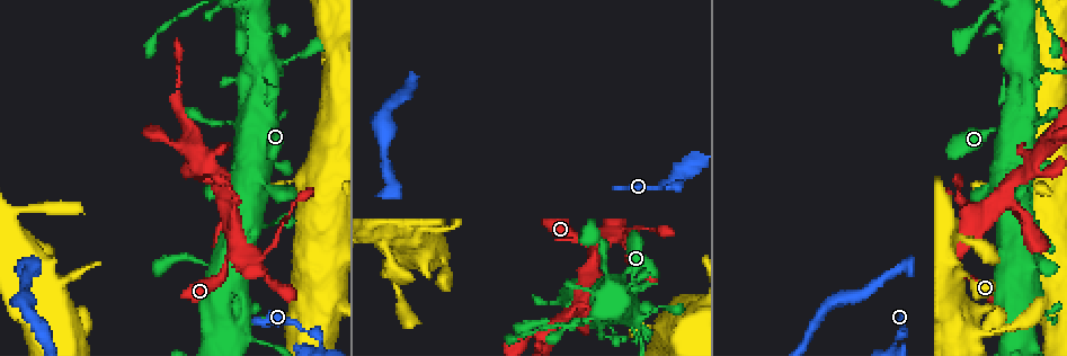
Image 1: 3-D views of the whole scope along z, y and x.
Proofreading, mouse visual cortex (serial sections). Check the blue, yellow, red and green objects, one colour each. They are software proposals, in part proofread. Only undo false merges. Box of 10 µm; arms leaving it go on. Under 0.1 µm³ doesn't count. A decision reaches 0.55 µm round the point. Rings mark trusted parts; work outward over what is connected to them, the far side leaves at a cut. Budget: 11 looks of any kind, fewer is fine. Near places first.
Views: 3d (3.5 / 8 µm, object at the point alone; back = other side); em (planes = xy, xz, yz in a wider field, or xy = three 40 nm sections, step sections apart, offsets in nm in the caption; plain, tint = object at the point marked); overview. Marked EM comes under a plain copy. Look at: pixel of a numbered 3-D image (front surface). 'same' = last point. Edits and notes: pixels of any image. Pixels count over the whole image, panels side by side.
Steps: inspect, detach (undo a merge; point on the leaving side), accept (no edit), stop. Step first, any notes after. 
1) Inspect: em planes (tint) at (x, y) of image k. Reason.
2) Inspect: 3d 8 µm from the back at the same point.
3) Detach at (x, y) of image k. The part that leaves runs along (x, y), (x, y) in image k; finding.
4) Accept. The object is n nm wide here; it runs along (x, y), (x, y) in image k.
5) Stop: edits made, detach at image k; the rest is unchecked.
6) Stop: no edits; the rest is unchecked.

Inspect: 3d 3.5 µm at (902, 337) of image 1. Sharp bend.

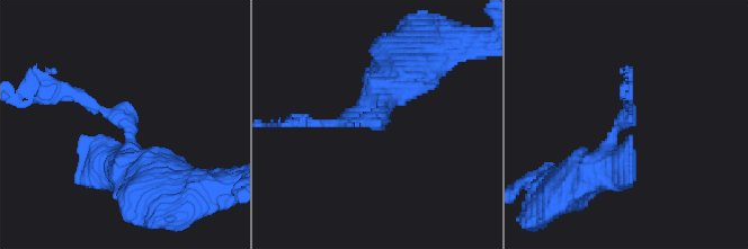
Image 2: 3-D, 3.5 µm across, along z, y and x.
Accept. It runs along (58, 87), (123, 118), (131, 160), (148, 160) in image 2; one cell here.

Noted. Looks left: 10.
Inspect: 3d 3.5 µm at (232, 251) of image 1. Three-way junction.

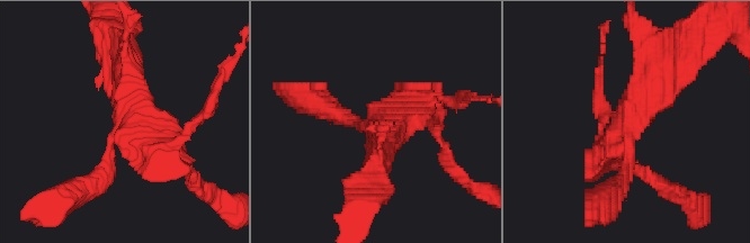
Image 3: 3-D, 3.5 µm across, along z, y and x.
Inspect: em xy step 5 (tint) at (128, 127) of image 3.

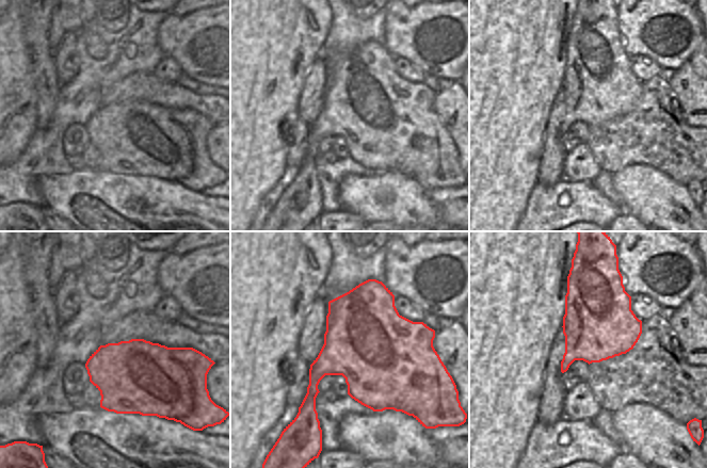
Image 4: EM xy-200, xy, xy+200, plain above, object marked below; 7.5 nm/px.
Inspect: em planes (tint) at the same point.

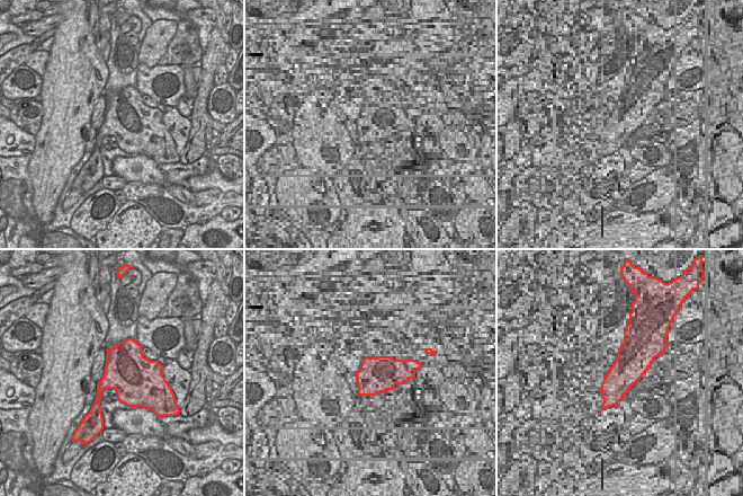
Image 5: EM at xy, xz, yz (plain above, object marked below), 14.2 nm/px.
Accept. It runs along (616, 185), (662, 63) in image 3; all the same cell.

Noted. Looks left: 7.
Inspect: 3d 3.5 µm at (1033, 268) of image 1. Abrupt turn.

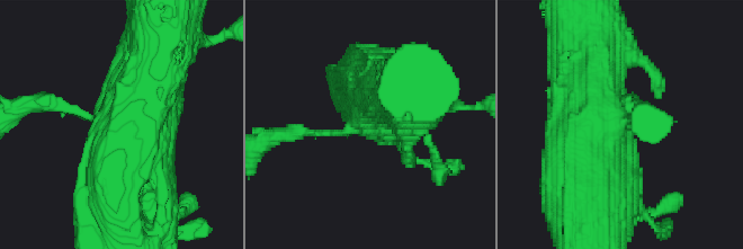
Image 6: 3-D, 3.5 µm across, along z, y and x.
Inspect: em xy step 5 (tint) at (356, 120) of image 6.

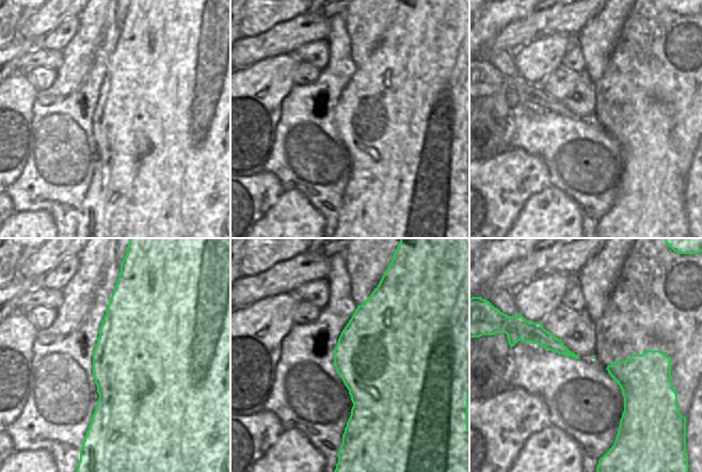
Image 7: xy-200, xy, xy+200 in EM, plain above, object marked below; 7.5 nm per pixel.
Accept. It runs along (153, 70), (108, 174), (108, 209) in image 6; continuous, no second cell.

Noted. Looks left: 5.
Inspect: 3d 3.5 µm at (181, 146) of image 1. Three-way junction.

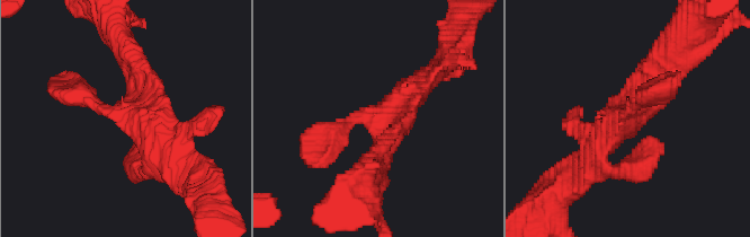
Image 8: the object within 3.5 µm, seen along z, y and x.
Inspect: em xy step 1 (tint) at (121, 113) of image 8. Shape alone is not enough.

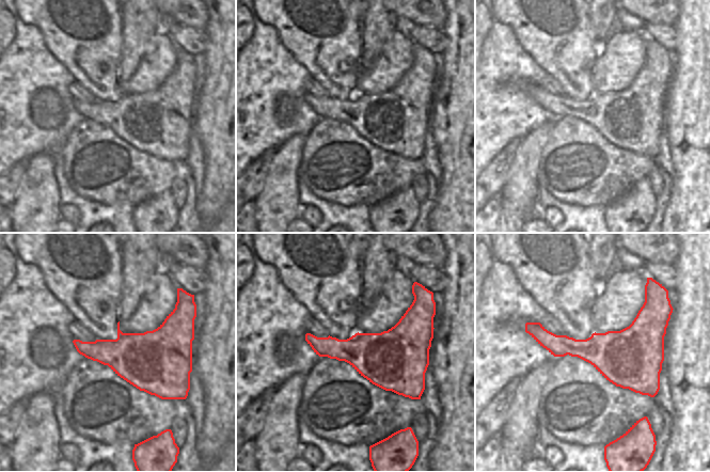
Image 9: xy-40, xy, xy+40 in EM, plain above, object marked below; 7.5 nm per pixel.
Accept. It runs along (420, 85), (392, 123), (350, 120), (317, 155) in image 8; one cell here.

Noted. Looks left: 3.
Stop: no edits; the rest is unchecked.

